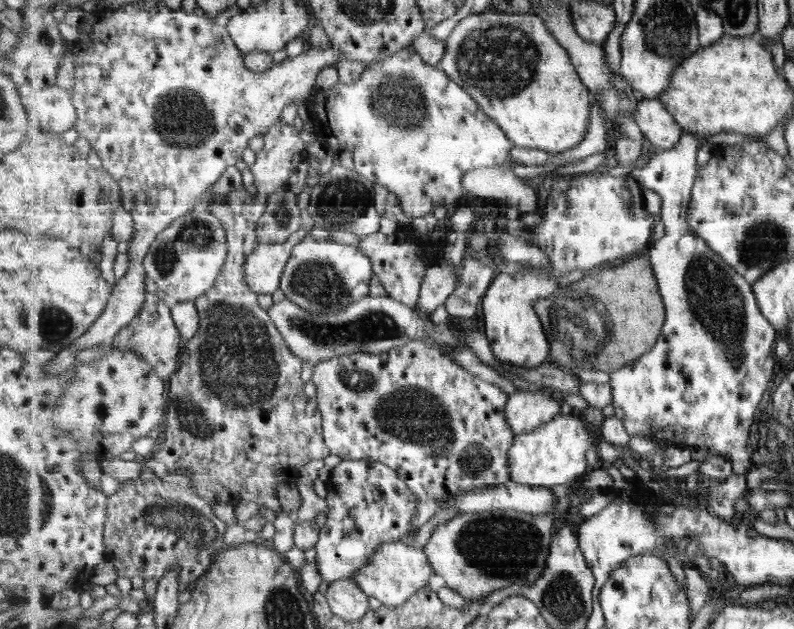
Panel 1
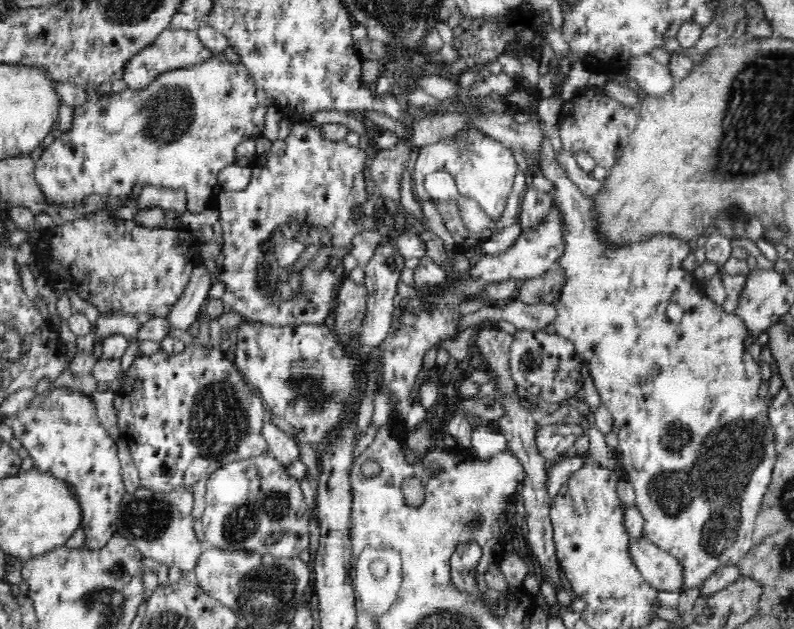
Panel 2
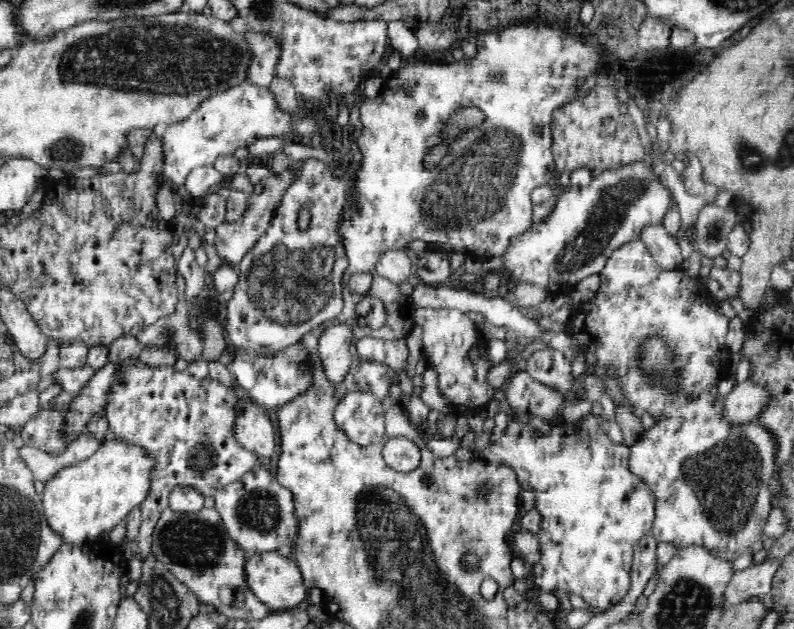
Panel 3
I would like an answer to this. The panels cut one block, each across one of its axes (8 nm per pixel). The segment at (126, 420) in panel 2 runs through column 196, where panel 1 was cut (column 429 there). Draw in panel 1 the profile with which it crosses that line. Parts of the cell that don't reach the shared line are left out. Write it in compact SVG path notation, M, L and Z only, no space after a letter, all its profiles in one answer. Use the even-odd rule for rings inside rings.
M412 341L412 342L411 342L411 343L408 343L408 344L405 344L405 346L397 346L397 348L393 348L393 350L389 350L389 352L383 352L383 353L381 353L381 354L363 354L363 352L355 352L355 354L351 354L351 355L349 355L349 356L335 356L335 358L333 358L333 361L329 361L329 362L319 362L319 364L316 364L316 365L315 365L315 366L314 366L314 369L313 369L313 373L312 373L312 375L313 375L313 376L312 376L312 379L311 379L311 381L312 381L312 382L314 382L314 384L315 384L315 387L317 387L317 391L318 391L318 397L317 397L317 400L318 400L318 404L319 404L319 407L320 407L320 410L321 410L321 413L322 413L322 419L323 419L323 422L322 422L322 428L323 428L323 430L324 430L324 437L325 437L325 442L326 442L326 443L327 443L327 446L328 446L328 447L329 447L329 448L330 448L330 450L331 450L331 453L332 453L332 454L335 454L335 455L337 455L337 456L339 456L339 457L340 457L340 458L341 458L341 459L342 459L342 460L349 460L349 461L351 461L351 460L373 460L373 462L383 462L383 463L384 463L384 464L387 464L387 466L389 466L389 467L392 467L392 468L393 468L393 470L395 470L395 471L396 471L396 472L397 472L397 474L399 474L399 475L400 475L400 478L401 478L401 479L403 479L403 480L404 480L404 482L405 482L405 483L407 483L407 484L408 484L408 485L409 485L409 486L410 486L410 488L411 488L411 490L413 490L413 494L415 494L415 496L417 496L417 512L415 512L415 518L413 518L413 532L414 532L414 534L411 534L411 535L413 535L413 536L414 536L414 535L415 535L415 533L416 533L416 532L417 532L417 530L418 530L418 528L419 528L419 527L420 527L420 526L421 526L421 525L422 525L422 524L425 524L425 522L427 522L427 520L429 520L429 518L433 518L433 516L435 516L435 514L437 514L437 511L438 511L438 510L440 510L440 503L441 503L441 502L444 502L444 500L448 500L448 498L452 498L452 496L456 496L456 494L463 494L463 493L465 493L465 492L471 492L471 491L472 491L472 490L477 490L477 489L479 489L479 490L485 490L485 489L486 489L486 488L491 488L491 487L492 487L492 486L496 486L496 485L500 485L500 484L505 484L505 483L507 483L507 482L508 482L508 481L512 481L512 471L511 471L511 470L509 470L509 462L508 462L508 461L509 461L509 455L508 455L508 452L509 452L509 449L510 449L510 448L511 448L511 445L512 445L512 444L513 444L513 441L514 441L514 437L515 437L515 434L514 434L514 432L513 432L513 429L512 429L512 427L511 427L511 426L510 426L510 424L509 424L509 423L508 423L508 419L507 419L507 414L505 414L505 410L507 410L507 409L508 409L508 402L509 402L509 394L507 394L507 393L505 393L505 391L503 391L503 390L501 390L501 387L499 387L499 386L497 386L497 384L493 384L493 383L491 383L491 382L487 382L487 381L486 381L486 380L485 380L485 379L481 379L481 378L480 378L480 377L477 377L477 376L476 376L476 375L475 375L475 374L472 374L472 372L471 372L471 371L469 371L469 370L466 370L466 369L465 369L465 368L464 368L464 367L463 367L463 366L461 366L461 364L460 364L460 363L457 363L457 362L453 362L453 360L452 360L452 358L451 358L451 357L450 357L450 356L449 356L449 355L448 355L448 354L445 354L445 353L444 353L444 352L445 352L445 349L444 349L444 348L443 348L443 347L441 347L441 346L438 346L438 345L436 345L436 344L434 344L434 343L433 343L433 344L425 344L425 342L422 342L422 341Z

